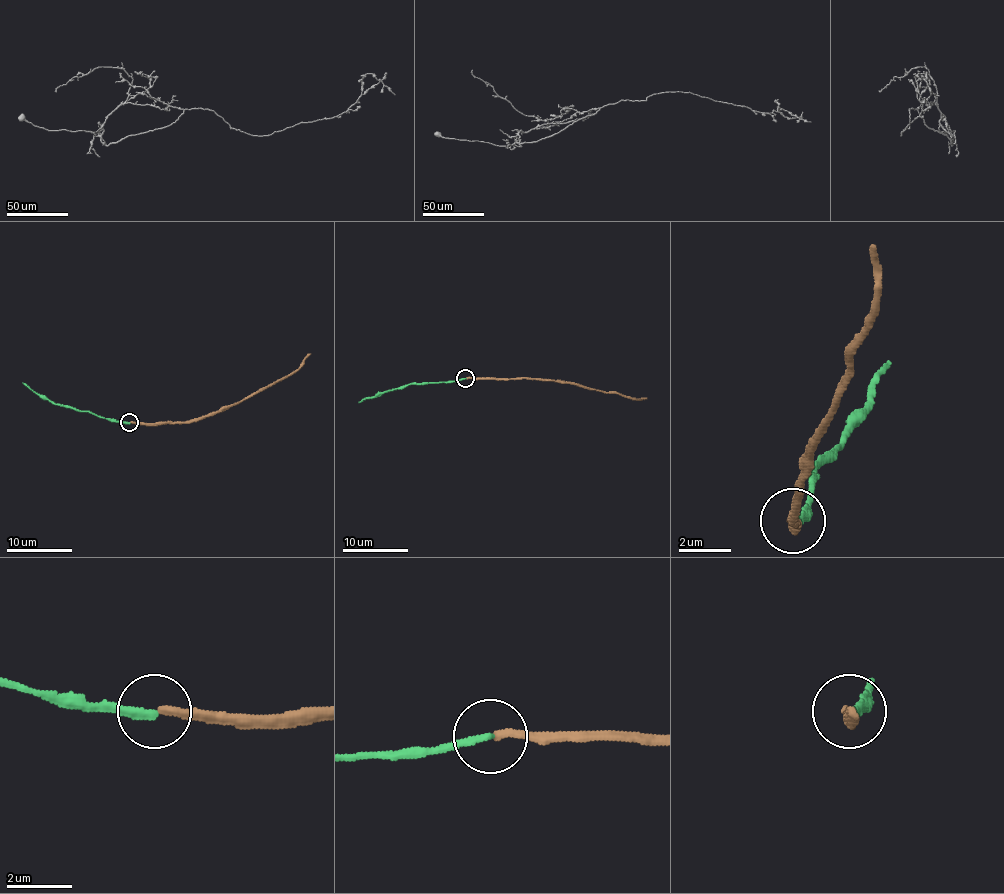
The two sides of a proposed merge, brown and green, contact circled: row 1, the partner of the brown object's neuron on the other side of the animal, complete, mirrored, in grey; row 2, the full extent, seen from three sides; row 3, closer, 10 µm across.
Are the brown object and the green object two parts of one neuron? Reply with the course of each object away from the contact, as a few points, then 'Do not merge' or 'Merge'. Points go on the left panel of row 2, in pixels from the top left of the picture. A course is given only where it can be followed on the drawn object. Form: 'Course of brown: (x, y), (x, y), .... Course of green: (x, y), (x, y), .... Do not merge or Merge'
Course of brown: (130, 422), (197, 422), (290, 376), (311, 353). Course of green: (130, 422), (102, 418), (89, 412), (51, 404), (22, 383). Do not merge

